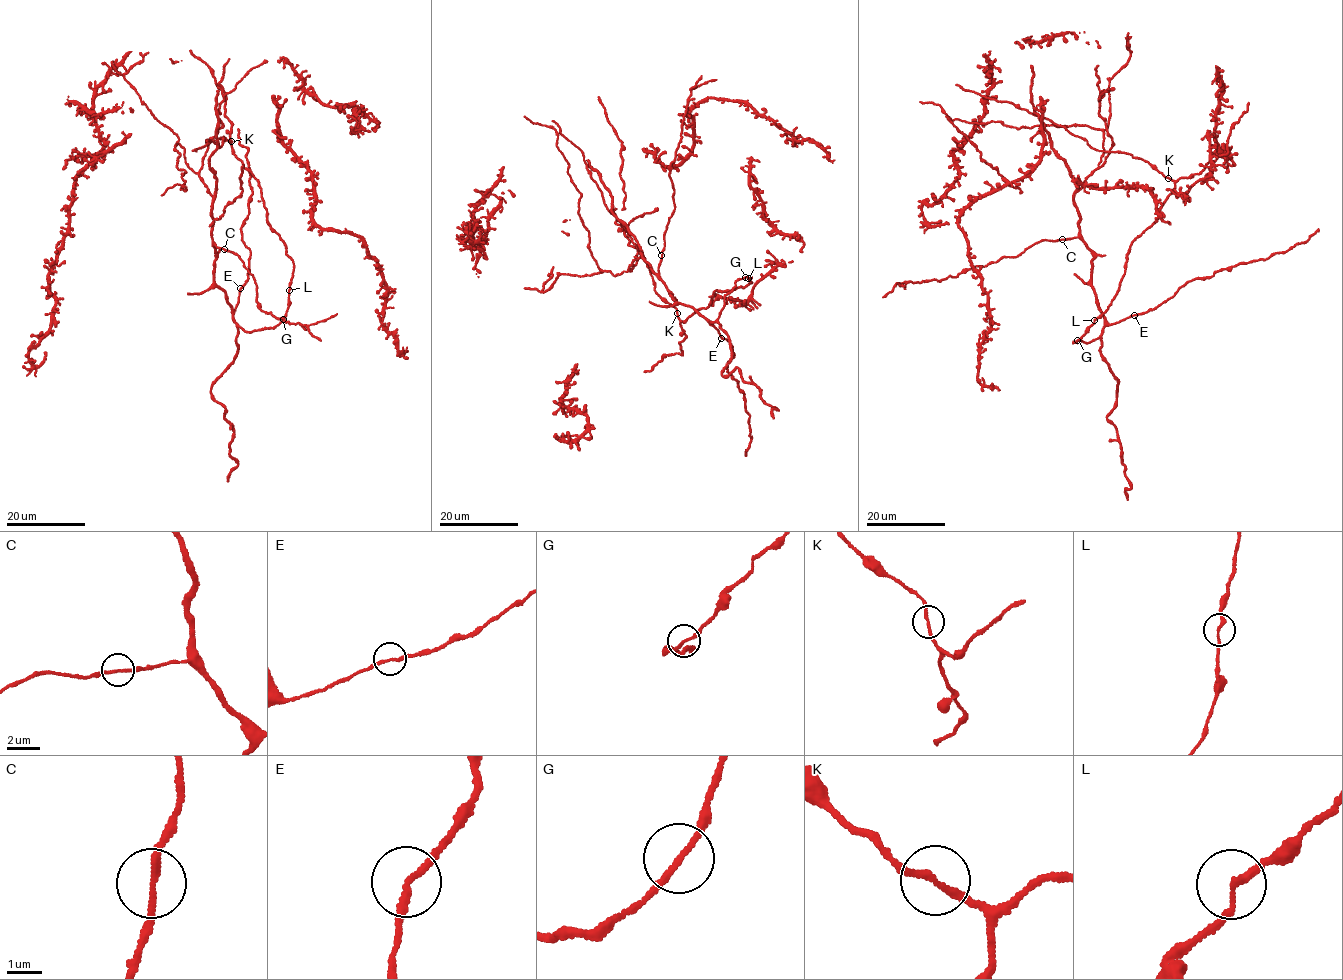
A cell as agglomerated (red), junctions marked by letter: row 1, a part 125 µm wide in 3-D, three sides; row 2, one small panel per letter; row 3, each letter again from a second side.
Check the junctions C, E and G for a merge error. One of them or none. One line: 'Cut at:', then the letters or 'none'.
Cut at: none

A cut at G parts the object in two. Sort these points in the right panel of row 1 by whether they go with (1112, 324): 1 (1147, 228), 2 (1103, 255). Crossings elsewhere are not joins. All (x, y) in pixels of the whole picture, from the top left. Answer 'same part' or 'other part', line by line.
1: other part
2: same part

